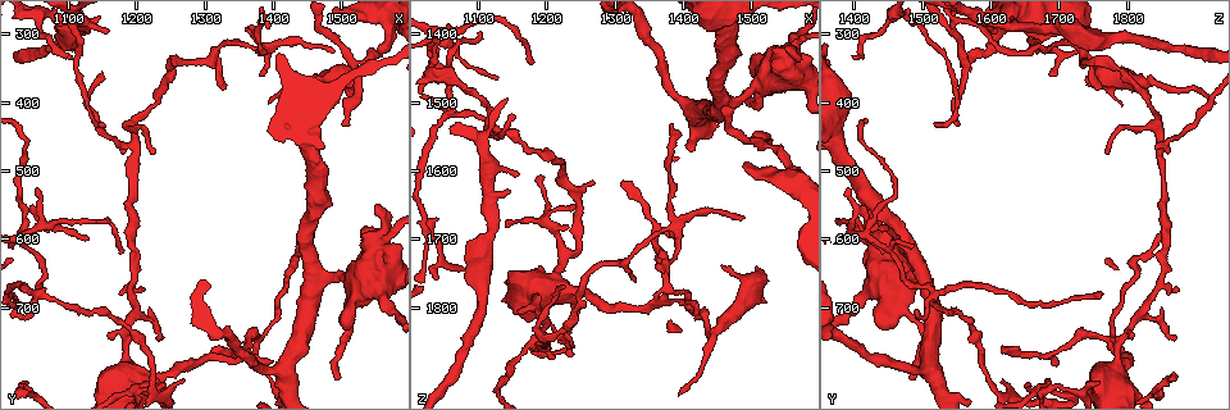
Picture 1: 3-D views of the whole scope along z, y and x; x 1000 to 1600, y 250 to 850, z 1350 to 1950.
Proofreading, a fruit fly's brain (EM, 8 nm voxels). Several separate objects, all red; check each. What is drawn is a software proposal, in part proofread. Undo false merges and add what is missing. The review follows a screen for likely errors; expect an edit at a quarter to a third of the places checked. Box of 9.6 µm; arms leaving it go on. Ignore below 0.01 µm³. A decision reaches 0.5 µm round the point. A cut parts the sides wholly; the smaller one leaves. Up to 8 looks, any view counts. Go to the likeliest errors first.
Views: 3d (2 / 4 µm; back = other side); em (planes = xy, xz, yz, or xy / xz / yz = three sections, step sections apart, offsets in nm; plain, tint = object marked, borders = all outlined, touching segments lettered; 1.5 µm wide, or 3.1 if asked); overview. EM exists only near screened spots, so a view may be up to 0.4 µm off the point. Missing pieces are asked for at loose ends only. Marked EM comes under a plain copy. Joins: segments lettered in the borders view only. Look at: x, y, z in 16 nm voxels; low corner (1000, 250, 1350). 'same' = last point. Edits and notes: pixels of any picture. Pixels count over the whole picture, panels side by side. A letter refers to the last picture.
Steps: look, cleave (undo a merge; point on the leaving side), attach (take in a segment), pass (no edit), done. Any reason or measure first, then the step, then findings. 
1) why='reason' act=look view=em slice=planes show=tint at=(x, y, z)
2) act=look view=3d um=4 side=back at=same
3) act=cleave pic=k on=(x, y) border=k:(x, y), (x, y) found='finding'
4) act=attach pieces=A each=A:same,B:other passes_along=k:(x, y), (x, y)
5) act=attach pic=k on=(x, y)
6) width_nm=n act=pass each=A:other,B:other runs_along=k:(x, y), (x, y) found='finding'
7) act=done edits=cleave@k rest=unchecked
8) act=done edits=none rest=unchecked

why='free end' act=look view=3d um=4 at=(1500, 435, 1545)

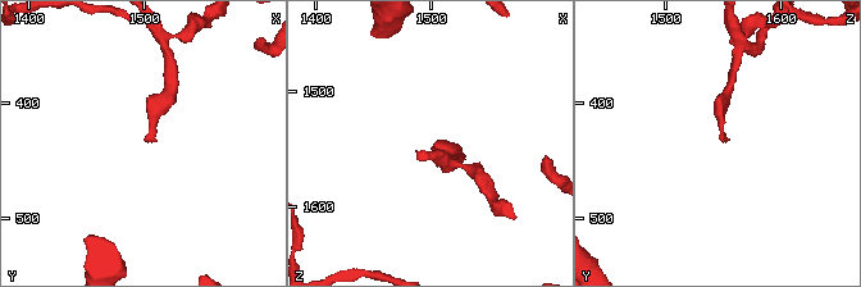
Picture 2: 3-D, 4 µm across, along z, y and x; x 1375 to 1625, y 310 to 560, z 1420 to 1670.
why='need the tissue' act=look view=em slice=planes show=borders at=(1500, 432, 1550)

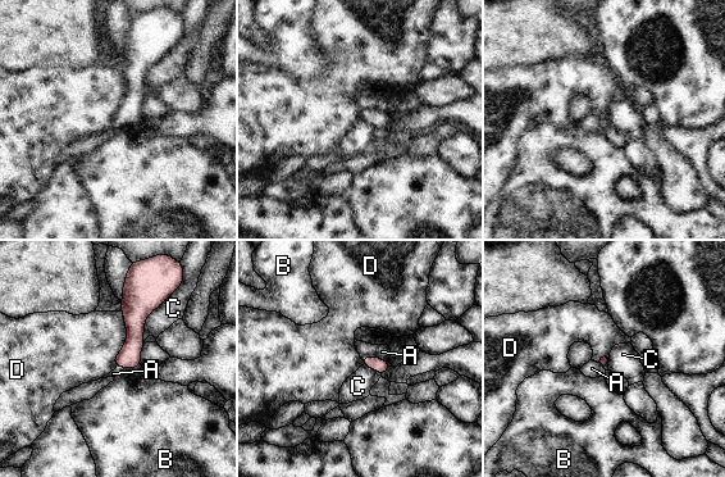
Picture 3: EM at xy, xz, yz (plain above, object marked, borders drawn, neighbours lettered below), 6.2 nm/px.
longest_contact=D:360nm act=pass each=A:other,B:other,C:other,D:other border=3:(122, 312), (126, 343), (115, 367) found='none of them fits'

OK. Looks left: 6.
why='an open end' act=look view=em slice=planes show=borders at=(1305, 760, 1620)

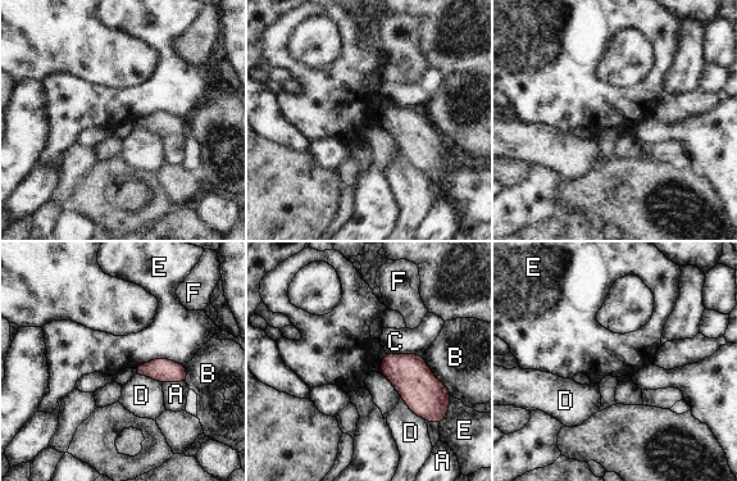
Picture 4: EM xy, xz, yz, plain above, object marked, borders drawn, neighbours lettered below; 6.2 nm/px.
act=pass each=A:other,B:other,C:other,D:other,E:other,F:other found='none of them fits'

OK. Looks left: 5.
why='a fork' act=look view=em slice=xy step=8 show=tint at=(1380, 750, 1770)

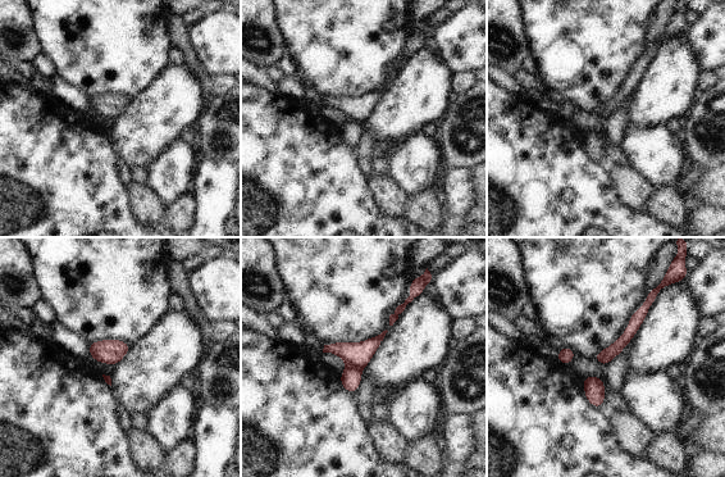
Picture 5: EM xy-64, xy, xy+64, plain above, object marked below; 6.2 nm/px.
why='another direction' act=look view=em slice=planes show=tint at=same

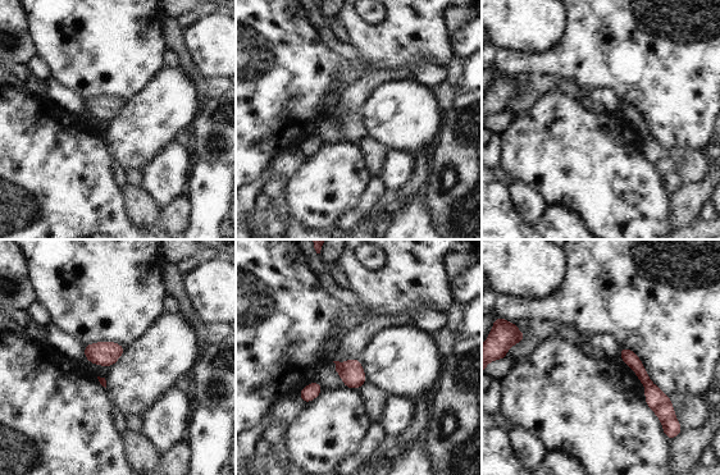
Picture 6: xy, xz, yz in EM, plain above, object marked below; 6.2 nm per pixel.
act=look view=em slice=planes show=borders at=same

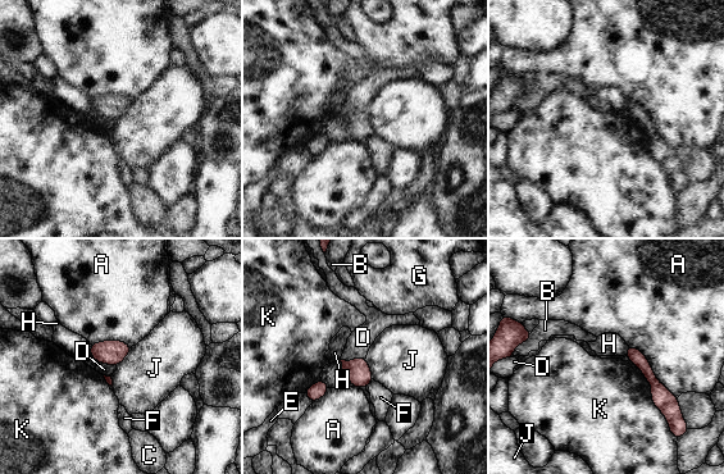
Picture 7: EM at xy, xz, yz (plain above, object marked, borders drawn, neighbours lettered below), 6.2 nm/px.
width_nm=150 act=pass each=A:other,B:other,C:other,D:other,E:other,F:other,G:other,H:other,J:other,K:other border=7:(365, 358), (374, 379) found='all the same cell'

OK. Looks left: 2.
act=done edits=none rest=unchecked

